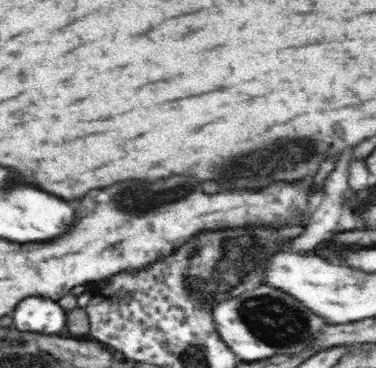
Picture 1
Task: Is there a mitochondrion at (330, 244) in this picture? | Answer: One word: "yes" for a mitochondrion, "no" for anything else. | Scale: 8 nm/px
no

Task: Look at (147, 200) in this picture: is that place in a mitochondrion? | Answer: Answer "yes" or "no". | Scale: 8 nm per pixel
yes

